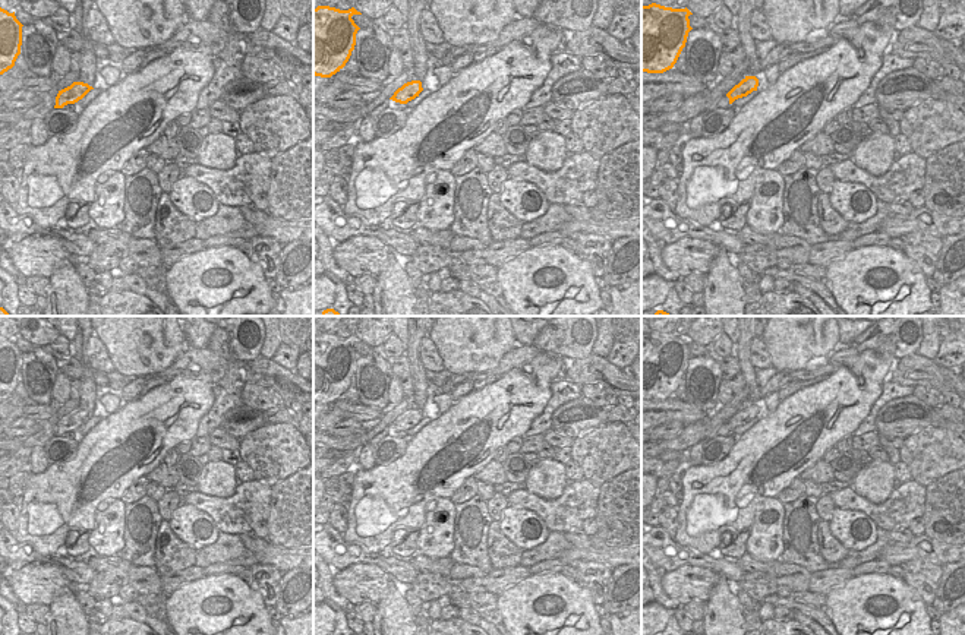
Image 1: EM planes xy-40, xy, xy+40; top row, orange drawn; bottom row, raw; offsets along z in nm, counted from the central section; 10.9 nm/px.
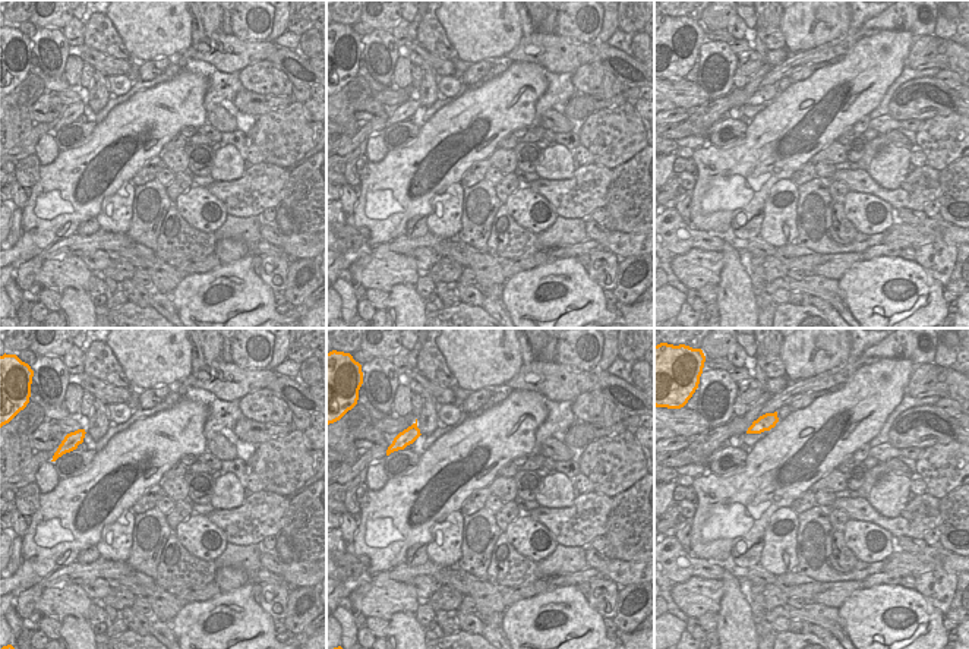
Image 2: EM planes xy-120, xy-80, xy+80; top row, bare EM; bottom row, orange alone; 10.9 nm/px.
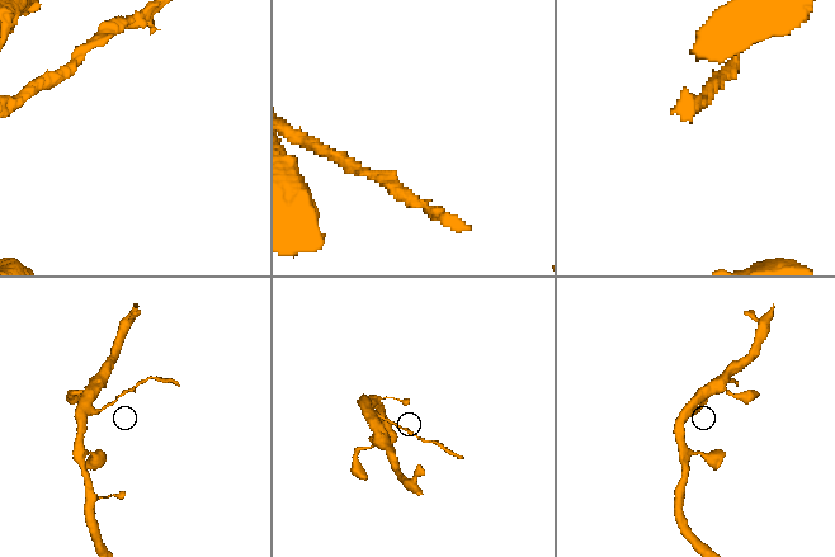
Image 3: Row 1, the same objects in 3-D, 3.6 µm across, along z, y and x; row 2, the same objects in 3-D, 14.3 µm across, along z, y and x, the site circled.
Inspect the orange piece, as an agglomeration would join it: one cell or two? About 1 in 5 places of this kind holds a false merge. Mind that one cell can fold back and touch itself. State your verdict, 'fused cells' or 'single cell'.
fused cells

